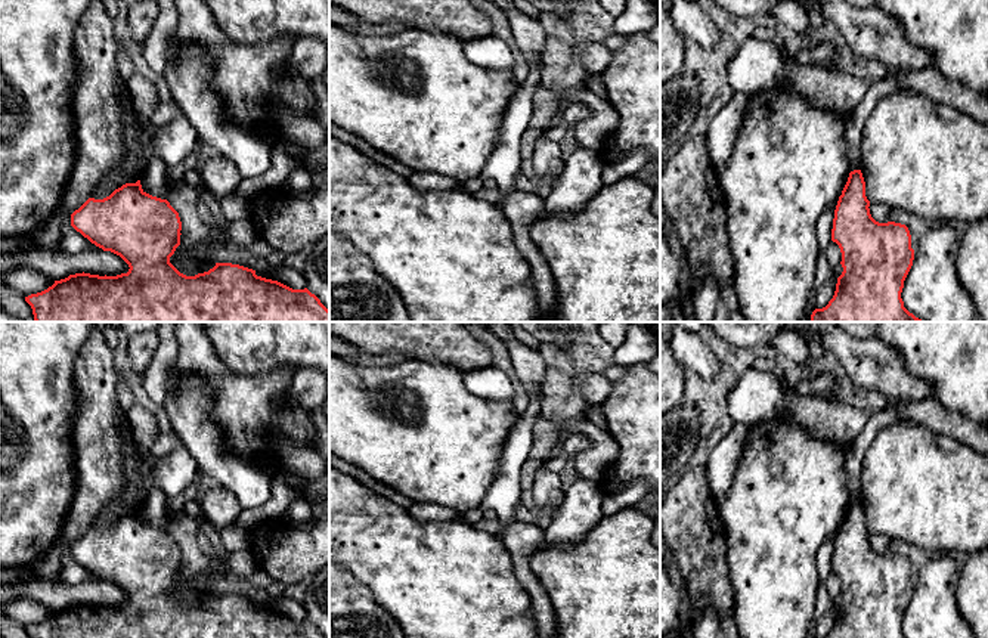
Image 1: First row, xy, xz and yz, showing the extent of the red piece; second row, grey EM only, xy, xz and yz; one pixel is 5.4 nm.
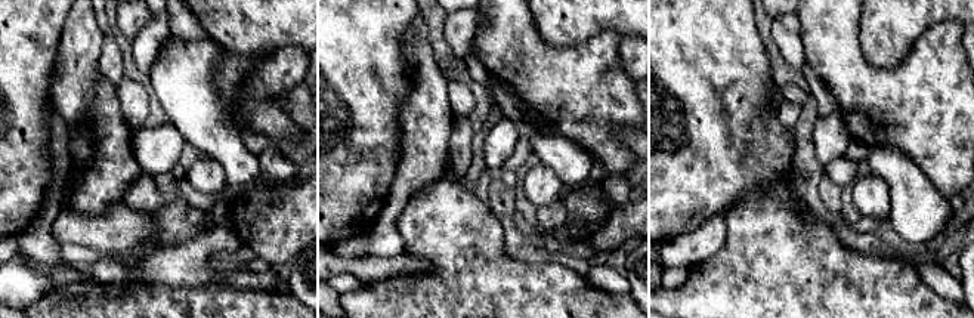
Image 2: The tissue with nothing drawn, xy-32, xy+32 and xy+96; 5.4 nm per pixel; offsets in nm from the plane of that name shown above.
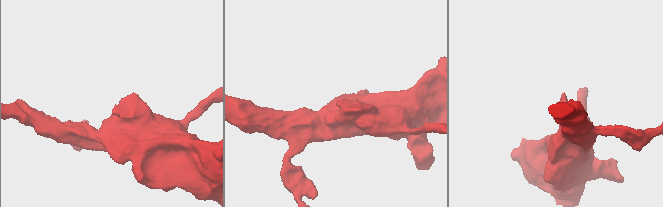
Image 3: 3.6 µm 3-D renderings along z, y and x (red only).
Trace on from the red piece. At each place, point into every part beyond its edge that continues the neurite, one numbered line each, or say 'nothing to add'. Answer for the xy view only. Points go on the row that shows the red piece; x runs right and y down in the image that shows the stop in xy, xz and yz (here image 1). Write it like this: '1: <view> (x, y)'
nothing to add

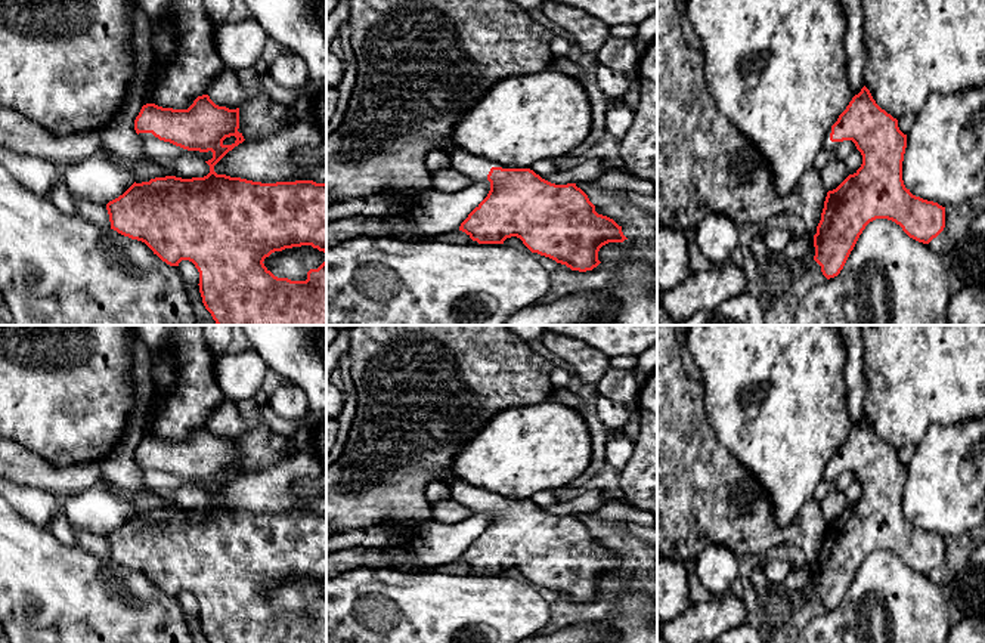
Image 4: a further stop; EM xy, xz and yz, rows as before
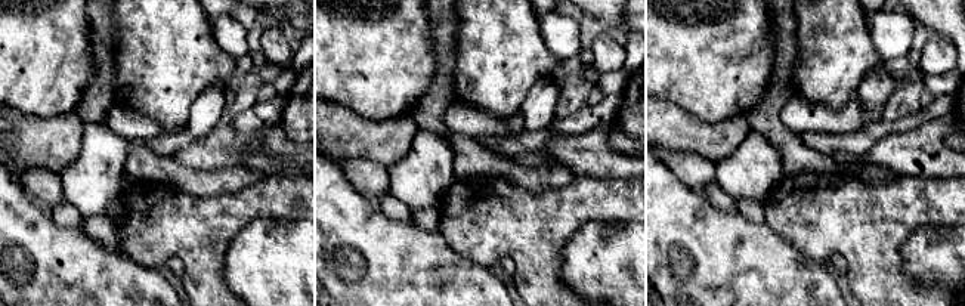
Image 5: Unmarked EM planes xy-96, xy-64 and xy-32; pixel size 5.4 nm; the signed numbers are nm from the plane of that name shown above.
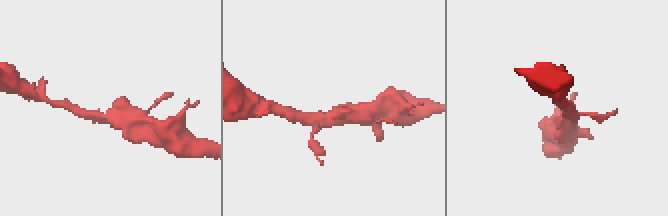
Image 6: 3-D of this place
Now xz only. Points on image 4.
1: xz (476, 169)

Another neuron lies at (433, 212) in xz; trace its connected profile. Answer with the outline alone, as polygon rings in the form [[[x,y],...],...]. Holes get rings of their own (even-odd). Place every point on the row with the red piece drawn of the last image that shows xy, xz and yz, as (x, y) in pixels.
[[[471,183],[468,188],[446,194],[430,188],[413,198],[406,217],[413,231],[397,237],[406,242],[422,242],[440,234],[459,229],[468,214],[487,197],[490,183]]]

